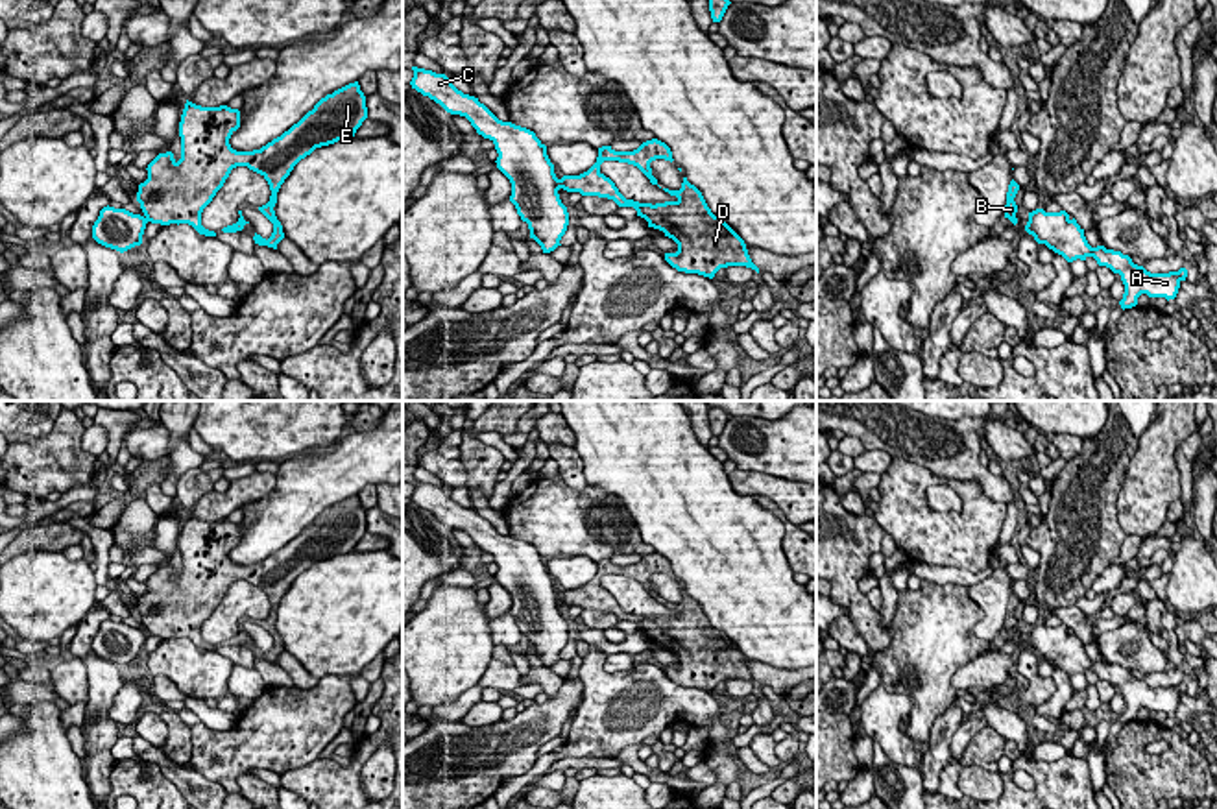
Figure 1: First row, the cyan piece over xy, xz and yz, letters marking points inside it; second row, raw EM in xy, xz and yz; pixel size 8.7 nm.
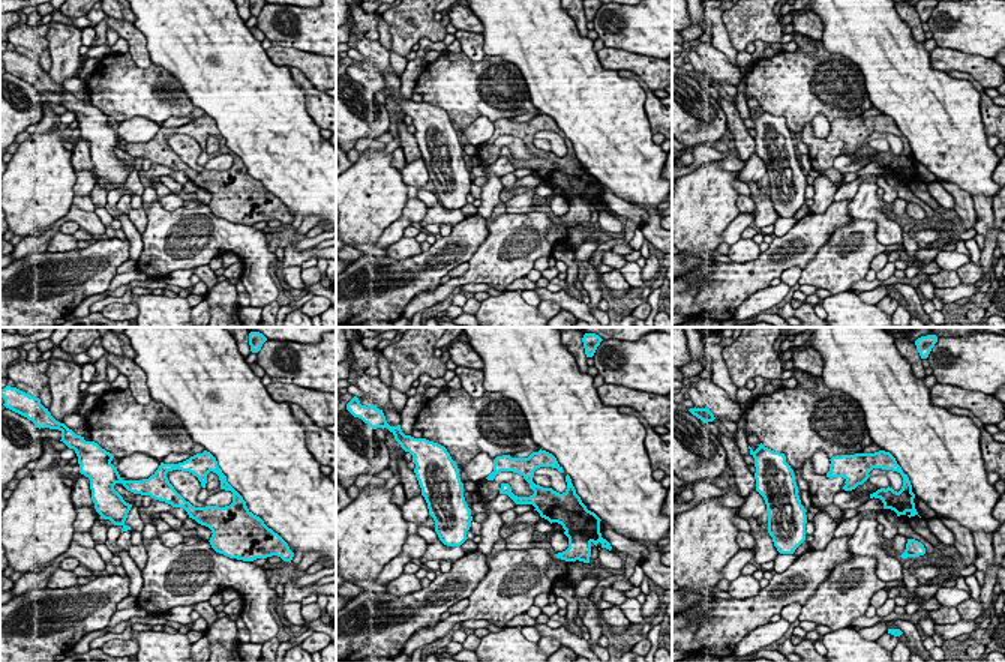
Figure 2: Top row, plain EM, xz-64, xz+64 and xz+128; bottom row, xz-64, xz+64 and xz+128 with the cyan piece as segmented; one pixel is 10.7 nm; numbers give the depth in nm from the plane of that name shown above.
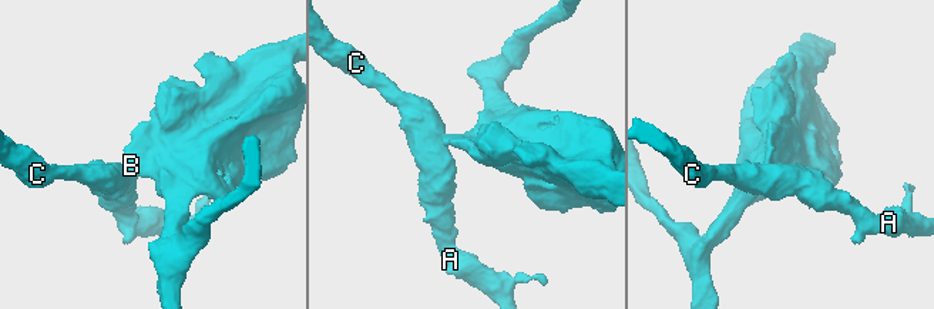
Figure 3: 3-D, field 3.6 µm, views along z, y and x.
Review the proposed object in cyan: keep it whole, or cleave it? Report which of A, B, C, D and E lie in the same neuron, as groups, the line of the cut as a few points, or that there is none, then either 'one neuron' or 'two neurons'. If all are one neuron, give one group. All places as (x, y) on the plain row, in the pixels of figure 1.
A C / B D E; cut in xz along (558, 593), (560, 601); two neurons

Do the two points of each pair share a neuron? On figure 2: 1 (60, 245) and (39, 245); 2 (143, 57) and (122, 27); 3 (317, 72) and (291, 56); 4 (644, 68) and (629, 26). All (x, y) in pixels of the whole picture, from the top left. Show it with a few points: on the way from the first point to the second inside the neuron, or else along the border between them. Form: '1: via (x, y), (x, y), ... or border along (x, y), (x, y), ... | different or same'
1: border along (59, 230), (50, 239), (45, 249) | different
2: via (138, 50), (137, 42), (129, 35) | same
3: via (311, 66), (297, 59) | same
4: border along (605, 45), (656, 59) | different

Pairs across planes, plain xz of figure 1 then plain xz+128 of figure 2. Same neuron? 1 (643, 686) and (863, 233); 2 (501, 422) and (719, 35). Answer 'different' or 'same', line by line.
1: same
2: different

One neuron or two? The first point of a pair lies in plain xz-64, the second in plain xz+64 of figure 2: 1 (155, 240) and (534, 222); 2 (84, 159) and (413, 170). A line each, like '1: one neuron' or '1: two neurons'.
1: one neuron
2: two neurons

